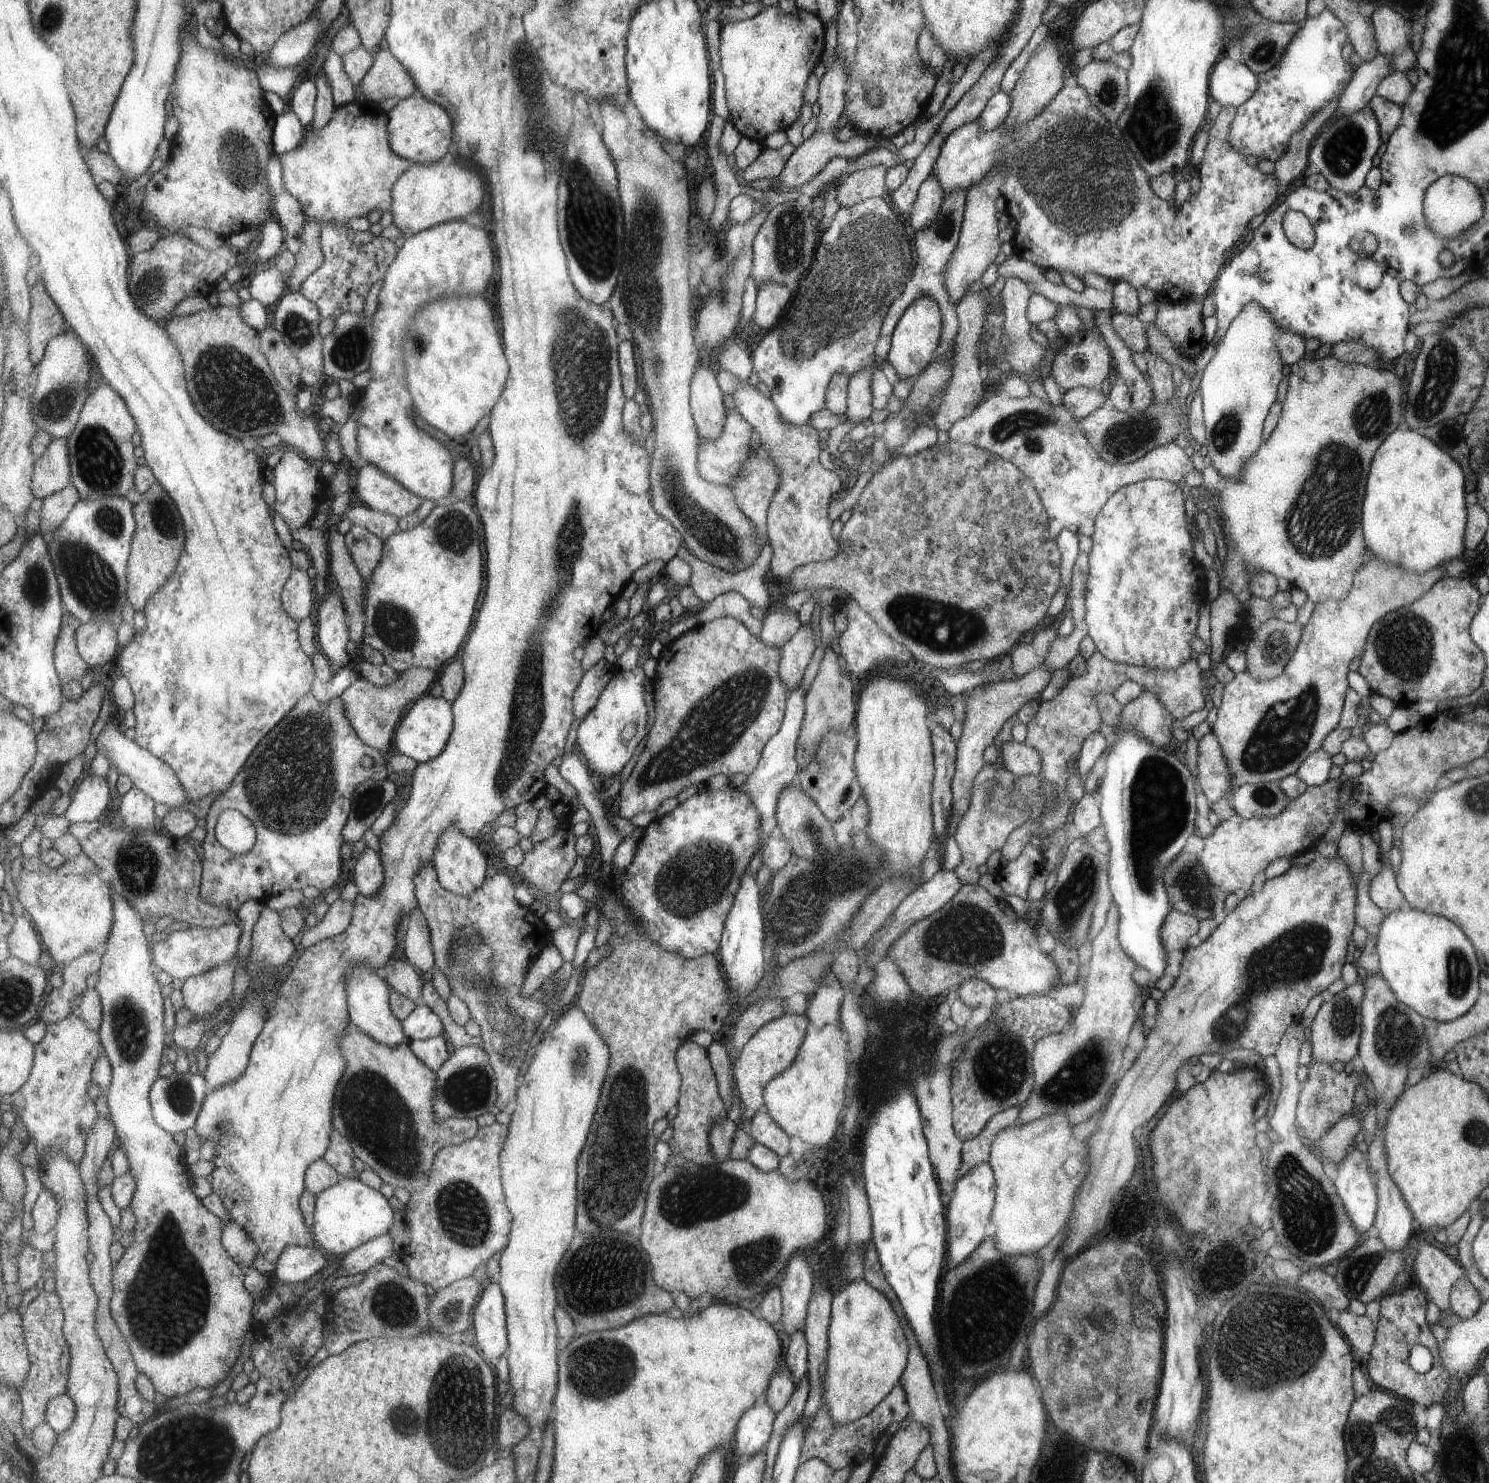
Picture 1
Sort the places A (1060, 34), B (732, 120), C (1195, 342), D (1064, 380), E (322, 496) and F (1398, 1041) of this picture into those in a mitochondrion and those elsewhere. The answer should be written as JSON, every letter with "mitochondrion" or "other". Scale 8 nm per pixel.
{"A":"other","B":"other","C":"other","D":"other","E":"other","F":"mitochondrion"}

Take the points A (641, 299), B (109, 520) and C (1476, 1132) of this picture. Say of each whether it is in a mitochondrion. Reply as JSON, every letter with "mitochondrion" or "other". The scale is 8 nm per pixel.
{"A":"mitochondrion","B":"mitochondrion","C":"mitochondrion"}

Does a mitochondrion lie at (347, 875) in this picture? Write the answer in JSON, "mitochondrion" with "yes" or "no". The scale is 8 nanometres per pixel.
{"mitochondrion":"no"}

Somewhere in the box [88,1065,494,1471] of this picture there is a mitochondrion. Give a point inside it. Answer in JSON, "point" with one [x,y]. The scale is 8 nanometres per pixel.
{"point":[168,1265]}

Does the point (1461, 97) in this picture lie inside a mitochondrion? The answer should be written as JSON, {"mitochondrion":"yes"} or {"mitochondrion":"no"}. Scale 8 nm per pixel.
{"mitochondrion":"yes"}

